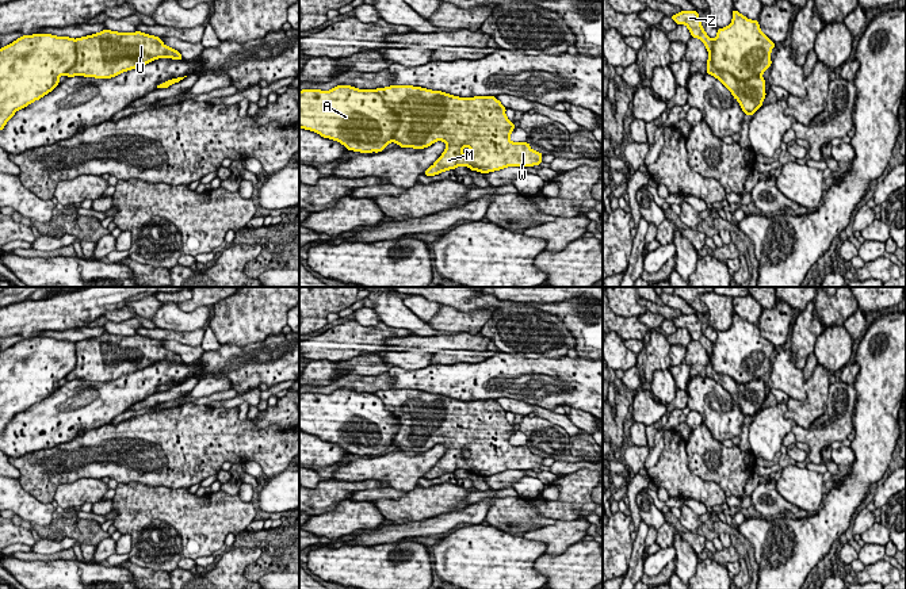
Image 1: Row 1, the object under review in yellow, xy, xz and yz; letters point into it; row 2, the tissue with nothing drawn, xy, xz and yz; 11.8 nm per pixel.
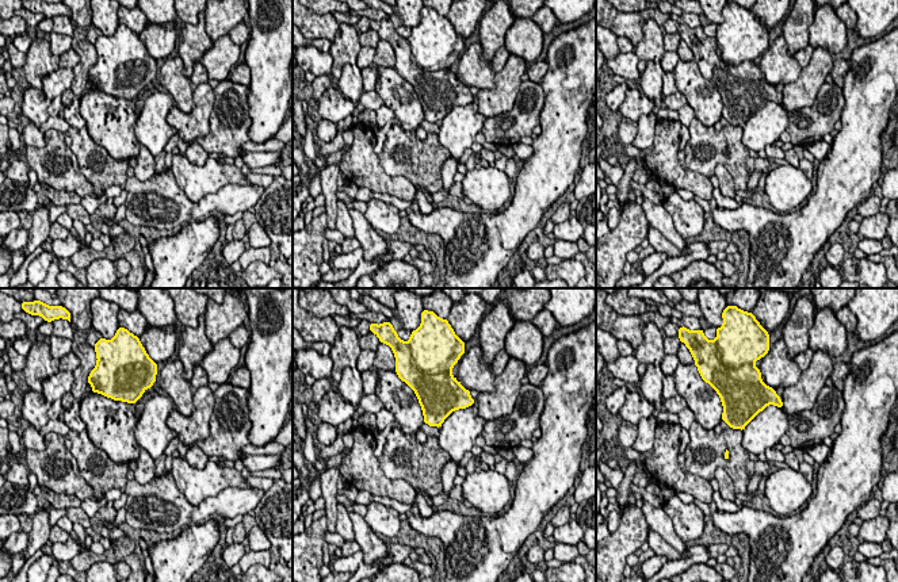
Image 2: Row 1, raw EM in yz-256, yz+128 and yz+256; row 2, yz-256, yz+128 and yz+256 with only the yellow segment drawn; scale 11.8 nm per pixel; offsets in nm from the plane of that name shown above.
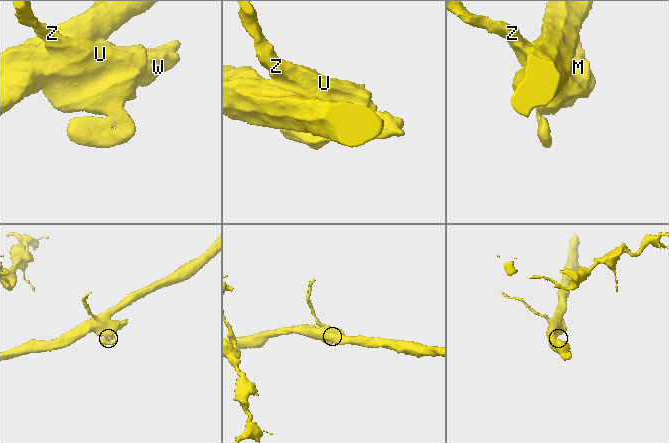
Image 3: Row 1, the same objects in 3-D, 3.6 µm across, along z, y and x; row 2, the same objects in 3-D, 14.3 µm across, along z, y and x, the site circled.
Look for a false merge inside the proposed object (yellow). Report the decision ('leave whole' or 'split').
split

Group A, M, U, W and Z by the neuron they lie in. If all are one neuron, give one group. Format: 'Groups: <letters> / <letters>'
Groups: A / M U W Z

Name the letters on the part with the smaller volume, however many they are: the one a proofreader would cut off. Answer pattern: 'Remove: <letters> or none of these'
Remove: M, U, W, Z

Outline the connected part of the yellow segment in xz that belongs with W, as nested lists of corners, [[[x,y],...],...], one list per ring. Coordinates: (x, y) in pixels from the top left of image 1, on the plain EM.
[[[390,389],[376,391],[375,395],[382,399],[385,408],[401,425],[393,439],[393,445],[398,447],[401,451],[413,452],[428,451],[436,444],[447,447],[441,459],[424,475],[427,479],[435,479],[444,474],[455,473],[456,470],[469,470],[471,474],[489,477],[506,470],[534,470],[542,467],[543,458],[532,454],[528,445],[512,445],[509,443],[509,439],[515,432],[515,427],[506,421],[506,412],[494,399],[459,401],[441,394],[431,394],[413,389]]]

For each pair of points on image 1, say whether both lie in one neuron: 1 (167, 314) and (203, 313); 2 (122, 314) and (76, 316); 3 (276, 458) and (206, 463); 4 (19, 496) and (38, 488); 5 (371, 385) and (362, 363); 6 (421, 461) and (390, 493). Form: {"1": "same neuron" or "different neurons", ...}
{"1": "same neuron", "2": "different neurons", "3": "same neuron", "4": "different neurons", "5": "different neurons", "6": "different neurons"}

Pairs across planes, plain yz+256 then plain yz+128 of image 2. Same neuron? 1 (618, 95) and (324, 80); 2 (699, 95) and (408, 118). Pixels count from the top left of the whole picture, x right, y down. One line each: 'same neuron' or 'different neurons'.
1: same neuron
2: same neuron

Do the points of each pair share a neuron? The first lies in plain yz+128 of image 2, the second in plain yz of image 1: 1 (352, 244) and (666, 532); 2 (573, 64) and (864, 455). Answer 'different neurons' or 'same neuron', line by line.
1: same neuron
2: same neuron

